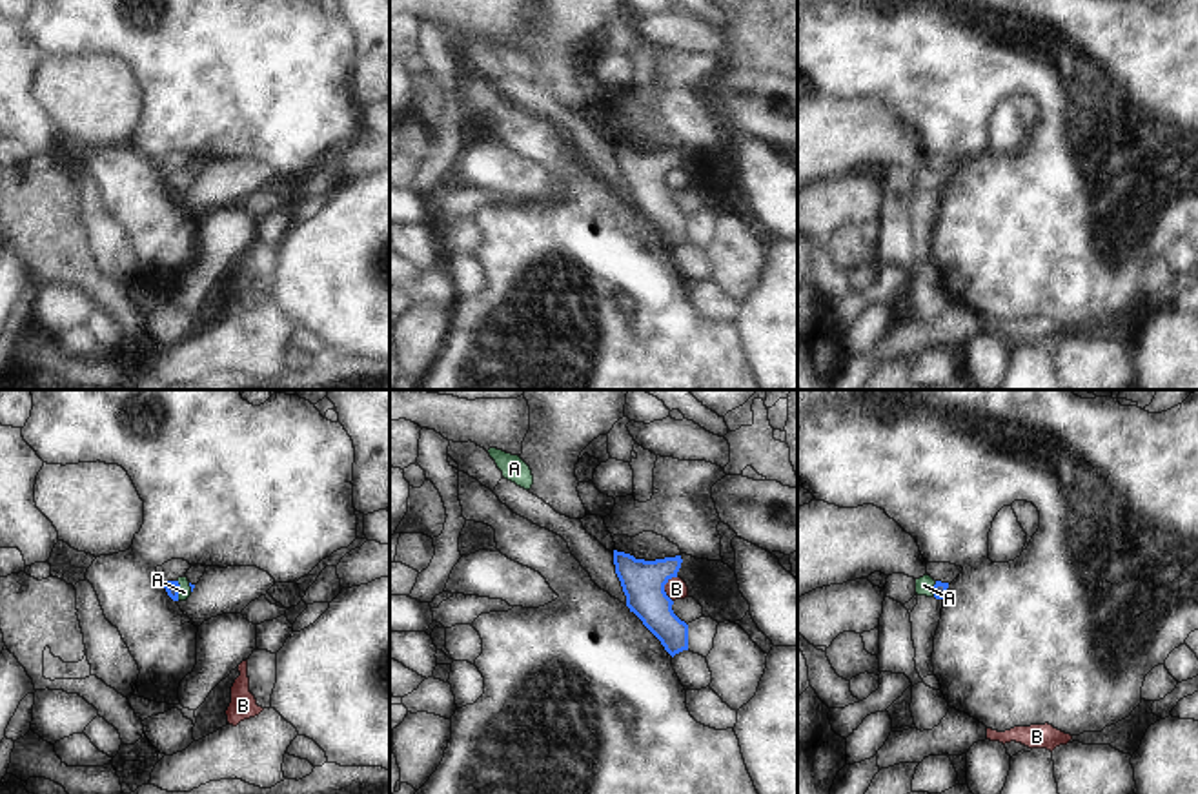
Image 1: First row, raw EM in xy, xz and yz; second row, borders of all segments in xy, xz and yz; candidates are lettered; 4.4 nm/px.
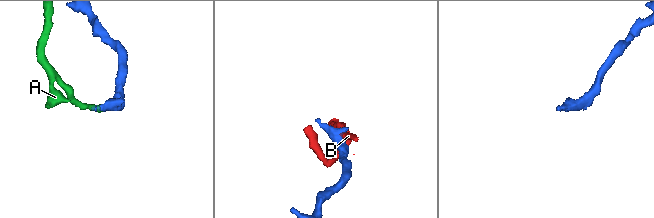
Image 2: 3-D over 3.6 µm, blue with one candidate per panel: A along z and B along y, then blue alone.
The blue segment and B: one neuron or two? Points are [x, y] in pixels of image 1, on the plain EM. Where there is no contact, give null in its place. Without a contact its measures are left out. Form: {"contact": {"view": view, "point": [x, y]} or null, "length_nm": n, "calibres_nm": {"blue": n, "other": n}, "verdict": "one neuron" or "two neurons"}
{"contact": {"view": "xz", "point": [663, 181]}, "length_nm": 120, "calibres_nm": {"blue": 190, "other": 100}, "verdict": "two neurons"}

